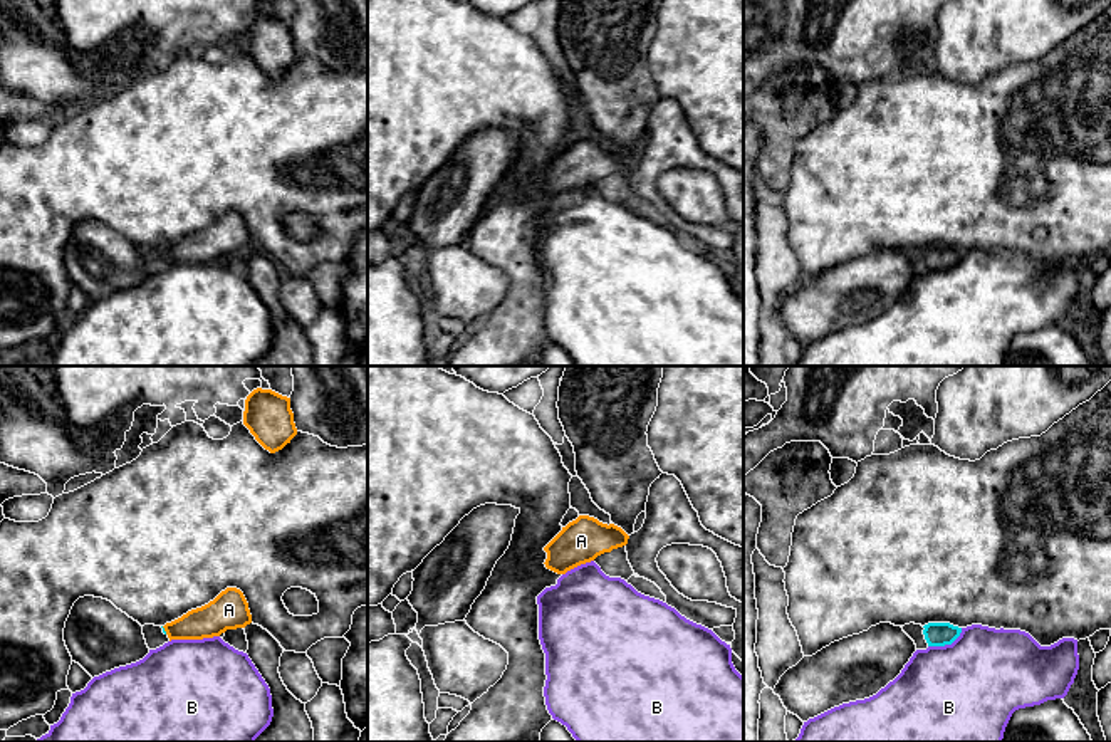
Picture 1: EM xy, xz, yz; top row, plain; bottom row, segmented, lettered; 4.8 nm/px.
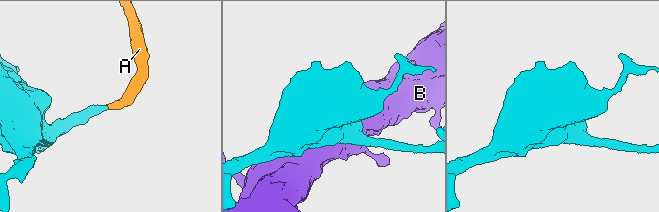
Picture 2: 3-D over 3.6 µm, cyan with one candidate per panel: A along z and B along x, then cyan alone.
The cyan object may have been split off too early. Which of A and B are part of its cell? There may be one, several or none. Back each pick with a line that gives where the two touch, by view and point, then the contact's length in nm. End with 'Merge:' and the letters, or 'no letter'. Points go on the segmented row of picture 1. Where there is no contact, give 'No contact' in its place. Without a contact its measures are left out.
A: Touches cyan at xy (163, 630). Shared border 50 nm
Merge: A

